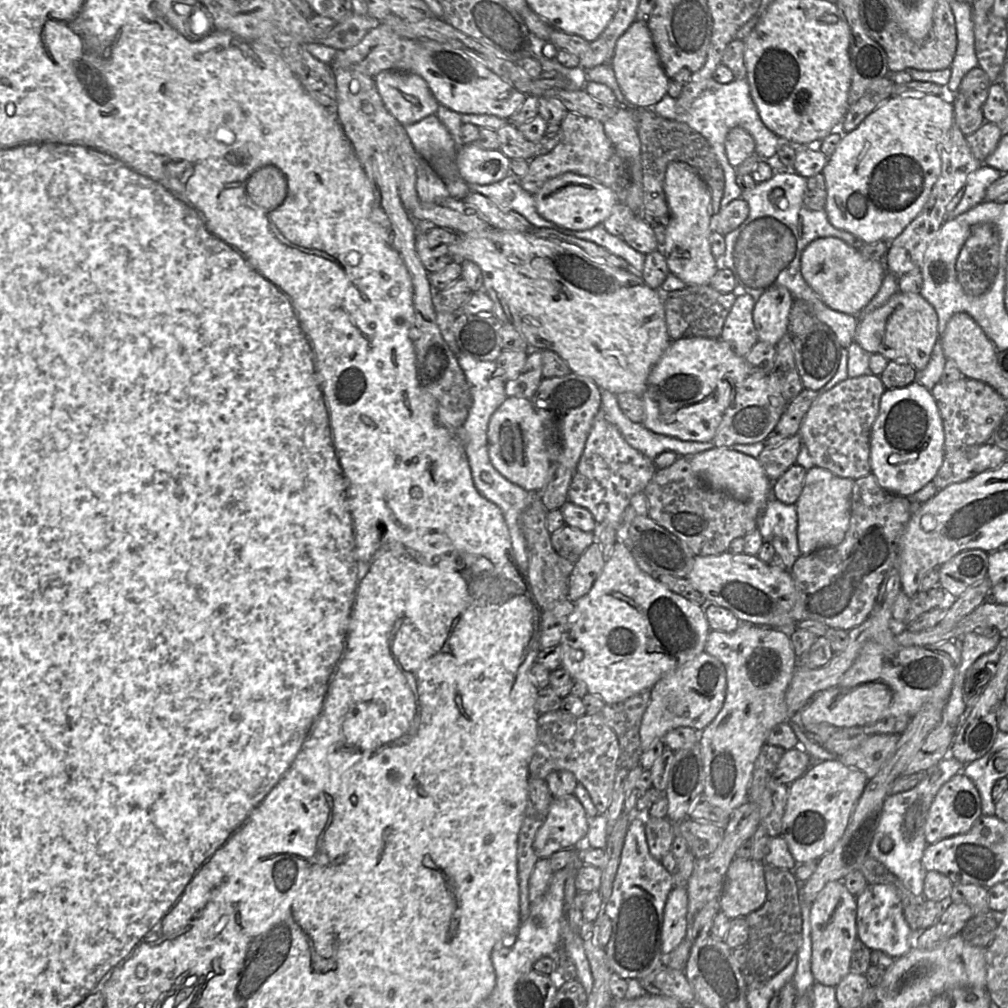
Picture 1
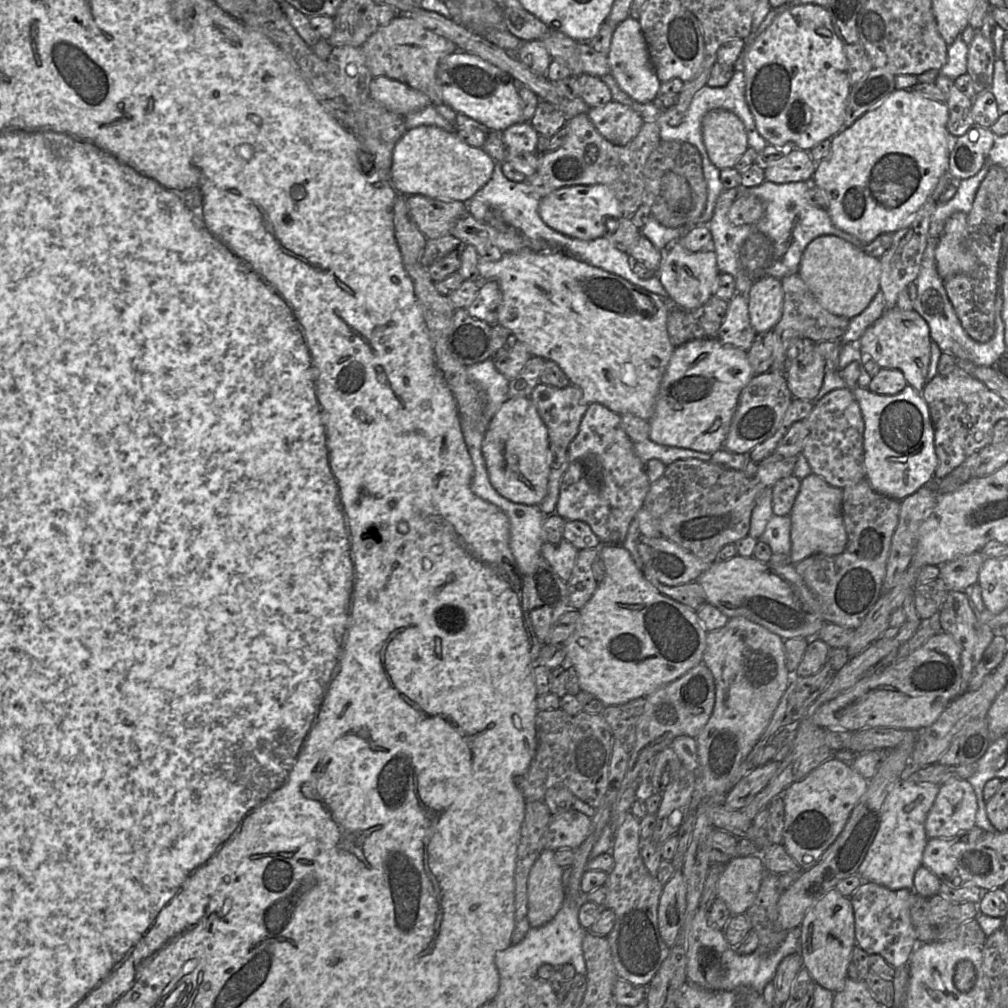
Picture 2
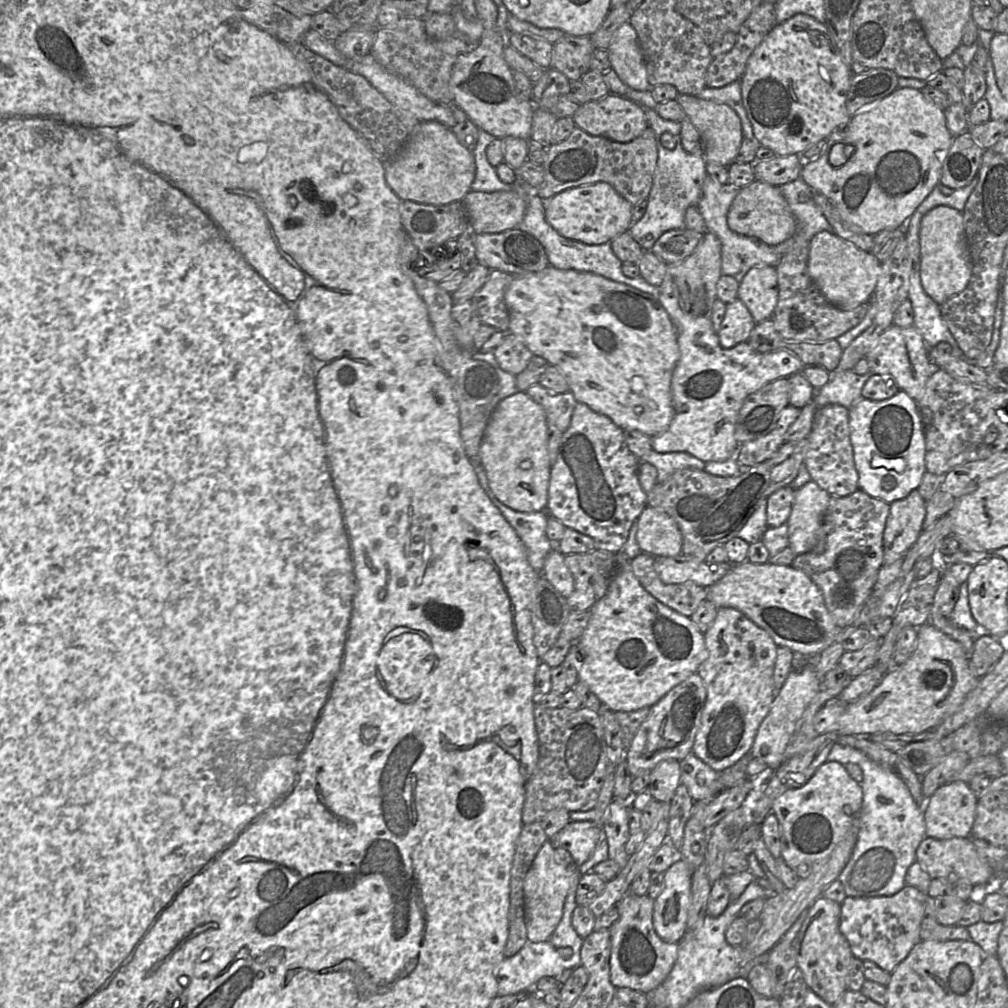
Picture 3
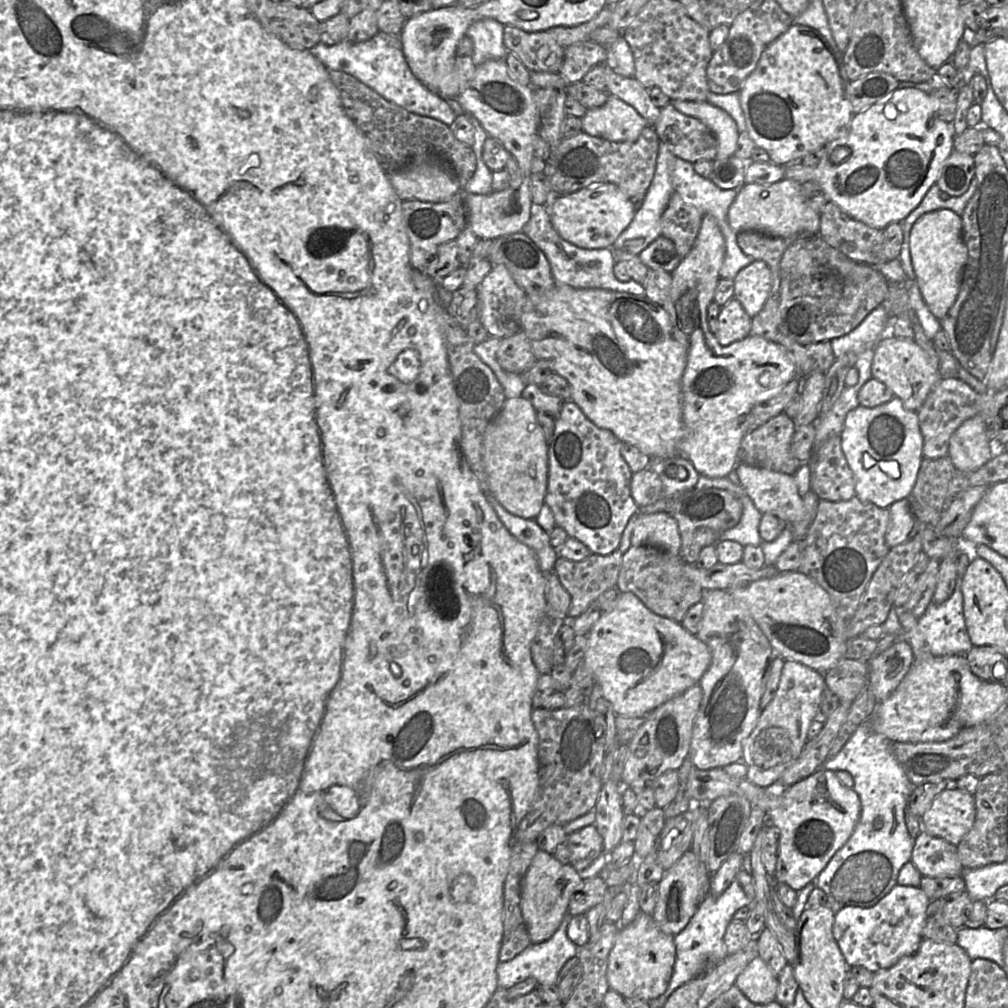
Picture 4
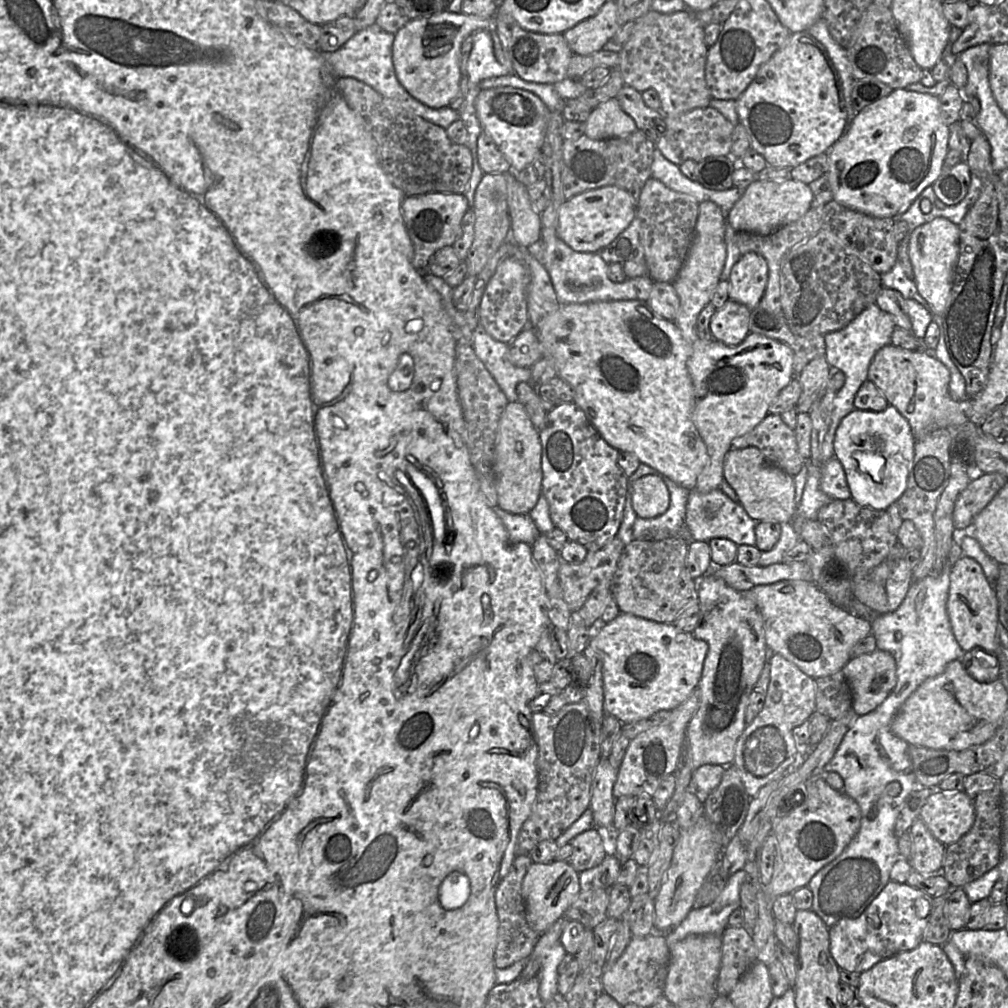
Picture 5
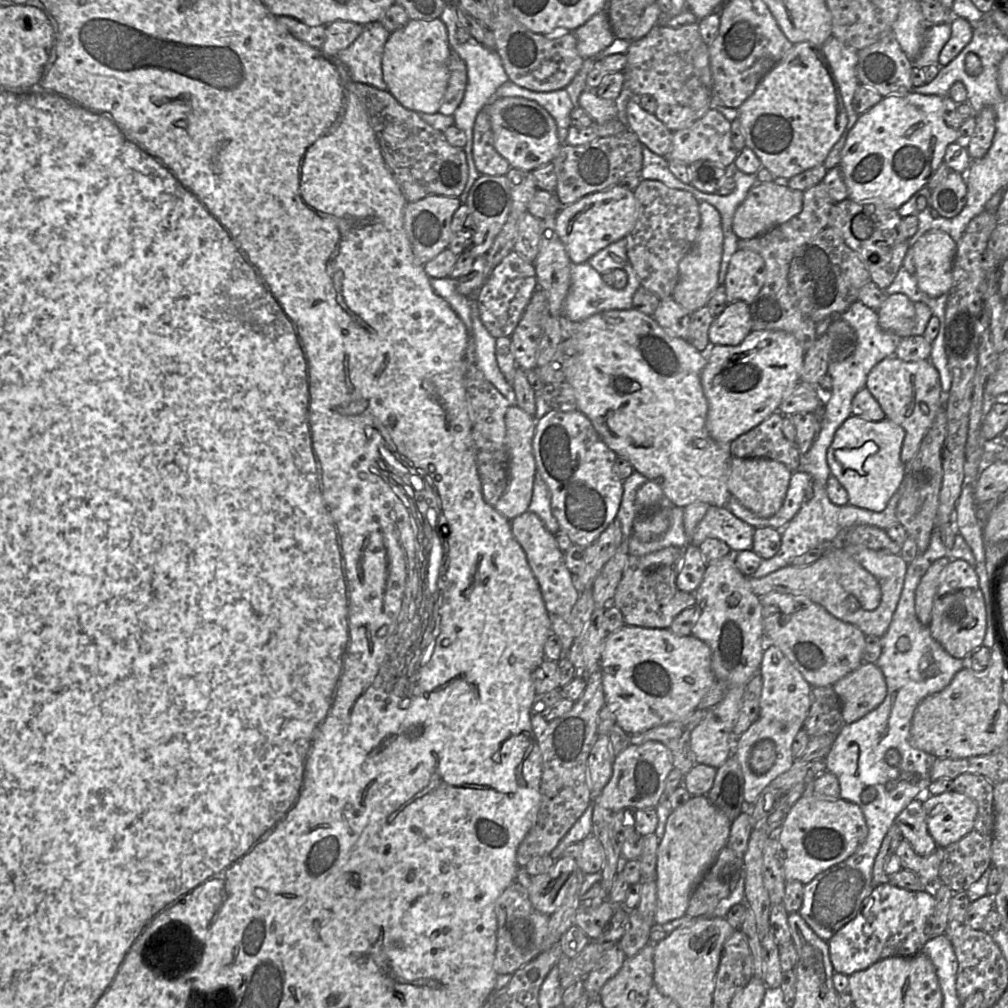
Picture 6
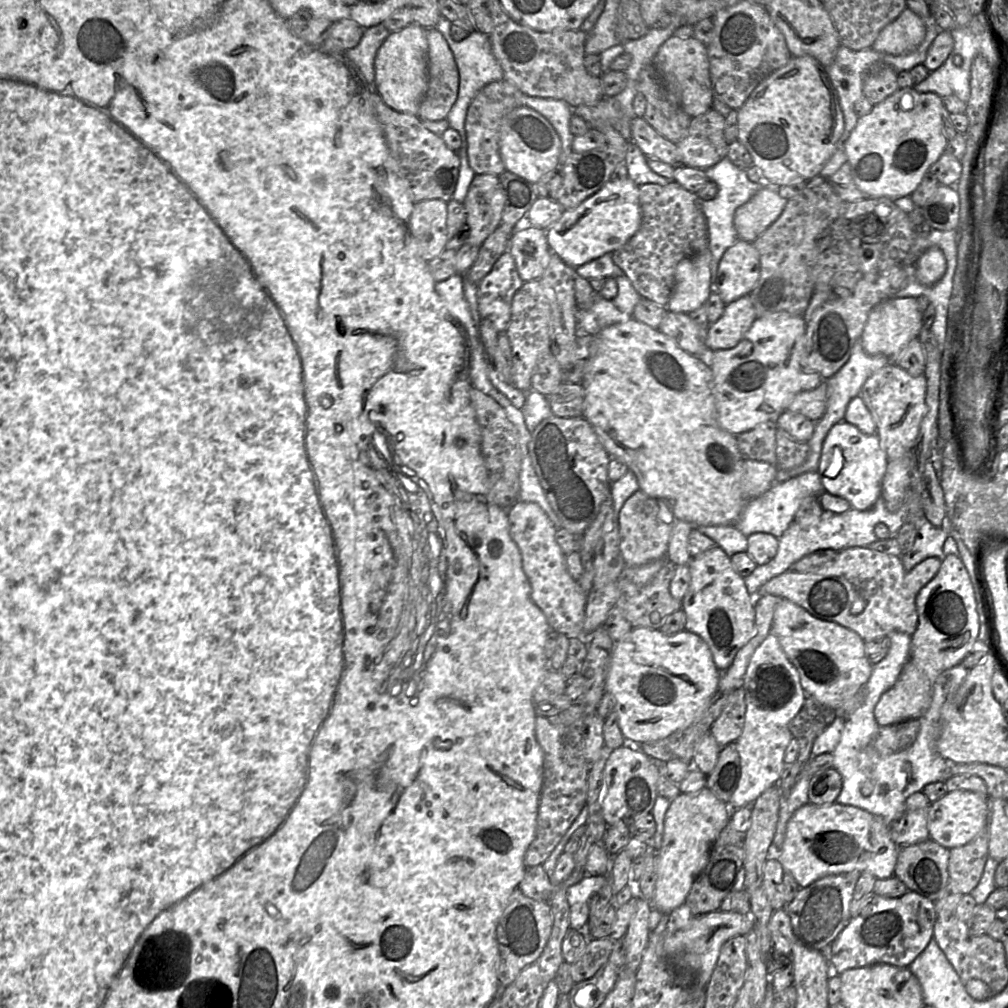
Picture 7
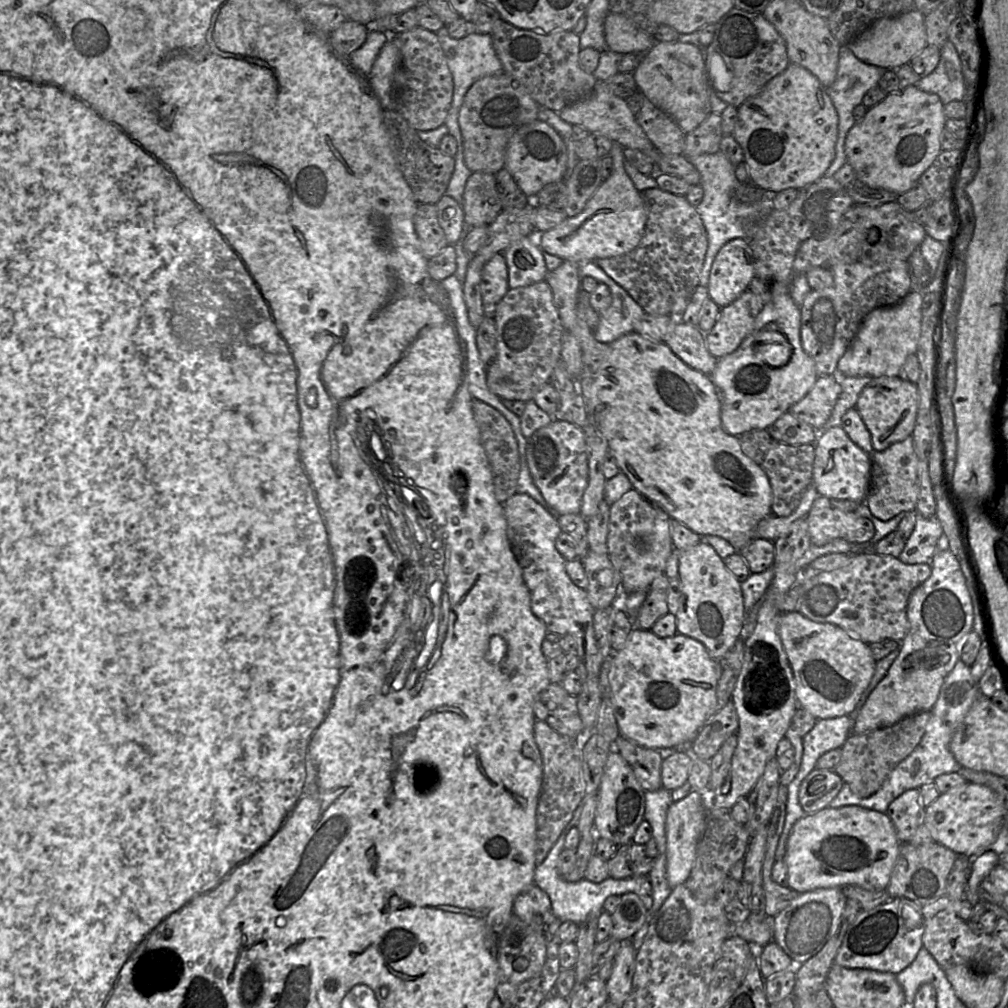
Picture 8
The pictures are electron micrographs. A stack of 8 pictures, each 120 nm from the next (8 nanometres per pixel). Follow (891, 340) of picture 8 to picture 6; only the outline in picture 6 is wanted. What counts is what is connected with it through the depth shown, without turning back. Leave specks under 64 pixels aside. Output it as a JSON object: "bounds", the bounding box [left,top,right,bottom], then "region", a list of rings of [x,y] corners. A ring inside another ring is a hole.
{"bounds":[877,294,916,338],"region":[[[904,294],[888,295],[877,310],[879,326],[899,338],[912,335],[916,323],[914,303]]]}

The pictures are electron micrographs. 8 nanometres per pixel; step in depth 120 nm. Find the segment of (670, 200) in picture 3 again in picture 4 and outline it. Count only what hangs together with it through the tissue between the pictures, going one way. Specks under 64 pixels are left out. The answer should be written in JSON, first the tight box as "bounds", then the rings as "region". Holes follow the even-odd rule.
{"bounds":[613,140,676,252],"region":[[[659,140],[656,170],[643,205],[635,212],[631,223],[619,235],[613,246],[632,245],[636,252],[642,252],[661,235],[661,216],[675,192],[671,181],[671,170],[676,158],[666,144]]]}

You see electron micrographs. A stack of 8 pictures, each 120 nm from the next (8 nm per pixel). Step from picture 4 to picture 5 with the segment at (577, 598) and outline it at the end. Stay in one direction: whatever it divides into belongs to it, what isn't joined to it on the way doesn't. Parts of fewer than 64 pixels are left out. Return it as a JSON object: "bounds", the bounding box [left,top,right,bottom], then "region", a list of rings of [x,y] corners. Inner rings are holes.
{"bounds":[558,534,625,612],"region":[[[616,534],[602,548],[588,551],[582,563],[561,562],[558,578],[562,597],[571,612],[581,609],[601,582],[612,581],[625,546]]]}

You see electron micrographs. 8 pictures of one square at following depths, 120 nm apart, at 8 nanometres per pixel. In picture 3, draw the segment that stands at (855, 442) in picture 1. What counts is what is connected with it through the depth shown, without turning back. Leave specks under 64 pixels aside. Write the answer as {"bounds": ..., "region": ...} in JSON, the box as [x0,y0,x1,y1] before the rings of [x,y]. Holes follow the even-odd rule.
{"bounds":[804,404,859,496],"region":[[[838,404],[818,407],[811,431],[805,441],[804,465],[811,480],[832,496],[848,496],[859,489],[858,473],[855,468],[850,442],[849,408]]]}

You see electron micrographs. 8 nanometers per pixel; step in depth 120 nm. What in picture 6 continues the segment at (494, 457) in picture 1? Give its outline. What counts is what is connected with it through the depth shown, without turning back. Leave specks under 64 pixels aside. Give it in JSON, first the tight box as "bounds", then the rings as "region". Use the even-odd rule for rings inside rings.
{"bounds":[494,405,536,520],"region":[[[509,405],[506,416],[506,446],[508,450],[508,484],[494,508],[507,520],[528,511],[532,498],[536,462],[532,449],[536,421],[517,405]]]}

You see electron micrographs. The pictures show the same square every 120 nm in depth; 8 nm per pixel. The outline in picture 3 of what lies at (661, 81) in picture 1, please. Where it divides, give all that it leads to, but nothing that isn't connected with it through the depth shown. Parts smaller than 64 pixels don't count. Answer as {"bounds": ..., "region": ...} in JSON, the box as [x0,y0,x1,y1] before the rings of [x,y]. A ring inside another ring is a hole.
{"bounds":[608,23,650,90],"region":[[[623,23],[608,47],[609,61],[620,80],[635,90],[650,90],[646,64],[635,29]]]}

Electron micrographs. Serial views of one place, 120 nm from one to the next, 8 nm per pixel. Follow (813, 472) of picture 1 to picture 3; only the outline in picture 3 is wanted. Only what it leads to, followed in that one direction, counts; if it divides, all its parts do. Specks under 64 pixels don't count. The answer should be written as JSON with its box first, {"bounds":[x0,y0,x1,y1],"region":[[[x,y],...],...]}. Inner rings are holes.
{"bounds":[787,480,830,555],"region":[[[813,480],[795,491],[787,526],[789,546],[796,555],[824,551],[823,521],[830,497]]]}

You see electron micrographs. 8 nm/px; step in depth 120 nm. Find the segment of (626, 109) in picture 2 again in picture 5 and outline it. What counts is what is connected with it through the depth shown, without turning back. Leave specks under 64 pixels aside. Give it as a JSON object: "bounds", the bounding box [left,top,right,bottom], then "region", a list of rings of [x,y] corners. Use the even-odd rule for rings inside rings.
{"bounds":[585,98,636,140],"region":[[[616,98],[592,109],[585,122],[585,135],[592,140],[618,138],[636,130],[635,121],[624,112]]]}

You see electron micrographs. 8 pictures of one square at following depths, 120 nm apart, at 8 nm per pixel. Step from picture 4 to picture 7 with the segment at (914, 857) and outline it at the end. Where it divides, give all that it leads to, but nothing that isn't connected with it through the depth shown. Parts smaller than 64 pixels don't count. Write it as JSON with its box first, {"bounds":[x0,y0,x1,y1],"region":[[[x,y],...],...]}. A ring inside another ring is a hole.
{"bounds":[890,791,930,845],"region":[[[920,791],[909,796],[901,808],[901,813],[890,824],[890,835],[898,845],[913,845],[930,838],[928,829],[928,809],[930,802]]]}

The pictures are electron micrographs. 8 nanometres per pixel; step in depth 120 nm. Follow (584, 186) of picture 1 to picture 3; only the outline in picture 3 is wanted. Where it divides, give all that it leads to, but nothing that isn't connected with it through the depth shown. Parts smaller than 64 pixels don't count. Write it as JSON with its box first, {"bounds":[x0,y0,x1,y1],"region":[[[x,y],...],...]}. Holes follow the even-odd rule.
{"bounds":[545,182,632,245],"region":[[[607,182],[568,188],[546,202],[545,217],[548,223],[565,238],[588,245],[611,242],[627,231],[632,224],[632,207],[612,185]]]}

